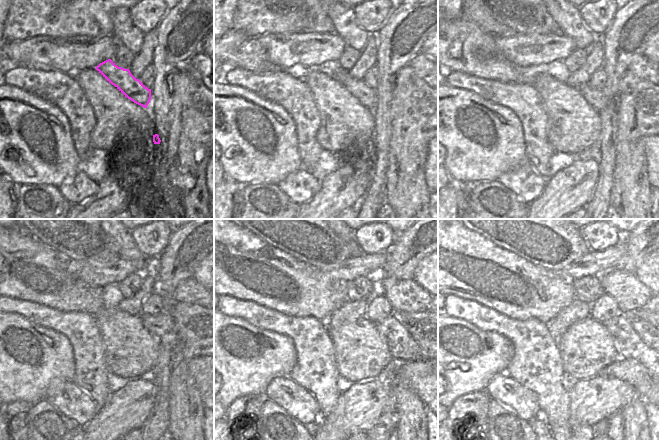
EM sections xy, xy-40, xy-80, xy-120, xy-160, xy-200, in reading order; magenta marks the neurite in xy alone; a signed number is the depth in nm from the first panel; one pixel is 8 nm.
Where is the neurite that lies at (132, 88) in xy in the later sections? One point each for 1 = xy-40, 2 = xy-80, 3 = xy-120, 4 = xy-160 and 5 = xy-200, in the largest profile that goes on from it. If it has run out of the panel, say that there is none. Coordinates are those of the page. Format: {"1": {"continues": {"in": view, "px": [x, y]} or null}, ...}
{"1": {"continues": {"in": "xy-40", "px": [367, 96]}}, "2": {"continues": {"in": "xy-80", "px": [605, 105]}}, "3": {"continues": {"in": "xy-120", "px": [162, 326]}}, "4": {"continues": {"in": "xy-160", "px": [402, 346]}}, "5": {"continues": {"in": "xy-200", "px": [628, 344]}}}

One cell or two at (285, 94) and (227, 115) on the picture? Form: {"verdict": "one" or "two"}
{"verdict": "two"}

